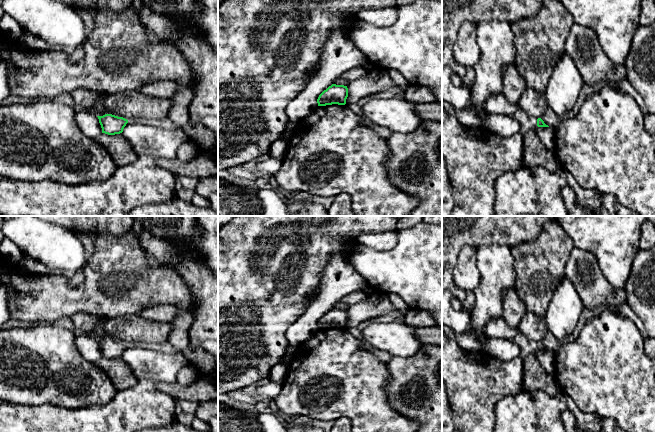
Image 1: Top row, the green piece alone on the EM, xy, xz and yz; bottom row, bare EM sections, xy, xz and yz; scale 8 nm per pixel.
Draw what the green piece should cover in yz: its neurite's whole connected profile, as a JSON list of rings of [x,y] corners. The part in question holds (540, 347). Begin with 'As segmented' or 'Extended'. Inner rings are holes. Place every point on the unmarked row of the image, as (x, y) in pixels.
Extended. [[[527,311],[520,320],[518,329],[528,339],[537,342],[538,351],[549,351],[541,343],[548,331],[545,316],[538,316],[530,311]]]

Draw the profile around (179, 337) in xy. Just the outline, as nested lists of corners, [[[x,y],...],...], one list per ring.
[[[176,307],[177,315],[170,321],[172,331],[167,342],[173,346],[177,352],[182,352],[190,344],[189,329],[194,321],[193,316],[181,307]]]

